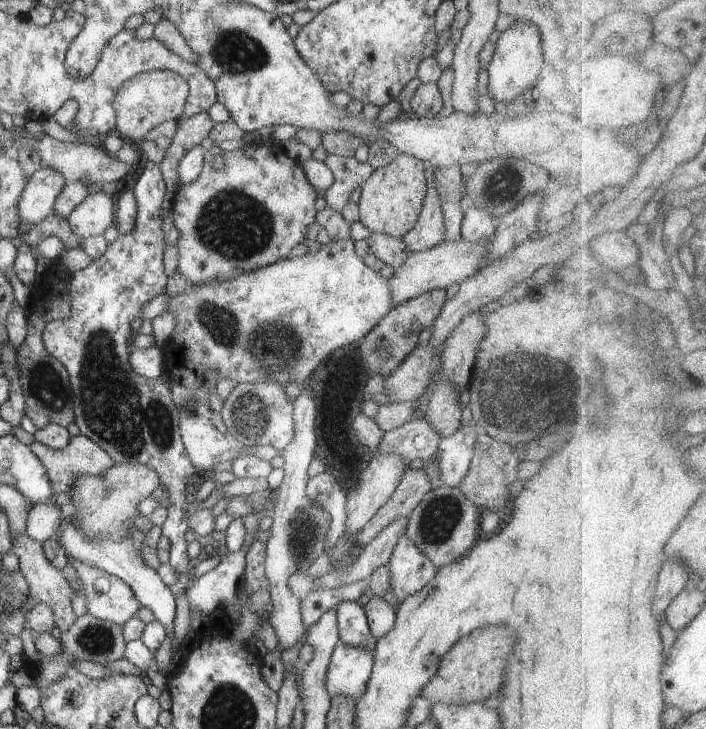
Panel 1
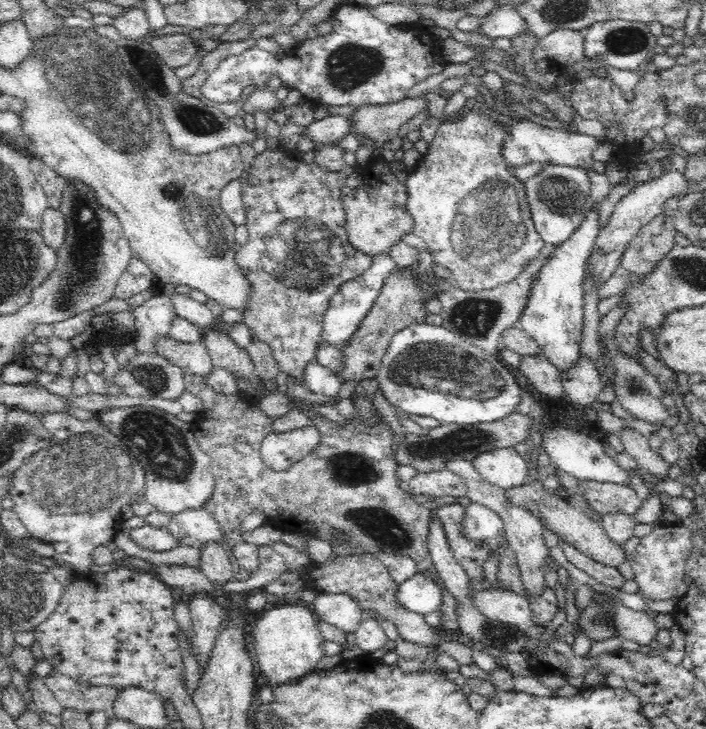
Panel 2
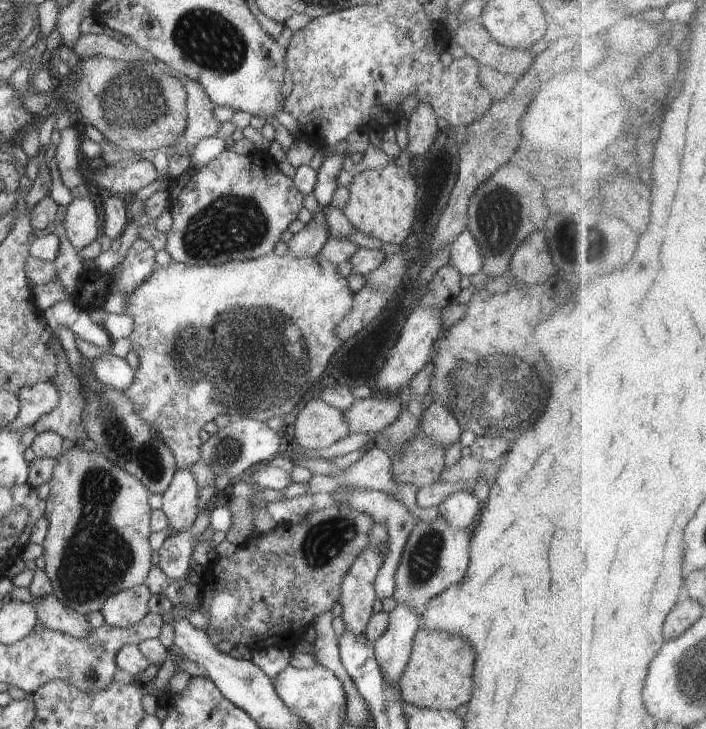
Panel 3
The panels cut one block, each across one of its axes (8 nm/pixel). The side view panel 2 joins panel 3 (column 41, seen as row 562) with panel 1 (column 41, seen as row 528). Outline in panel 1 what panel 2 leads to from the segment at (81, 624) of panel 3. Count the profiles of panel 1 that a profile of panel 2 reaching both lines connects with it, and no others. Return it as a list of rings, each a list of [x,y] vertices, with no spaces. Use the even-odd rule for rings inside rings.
[[[30,536],[13,537],[12,554],[19,558],[19,570],[29,586],[28,596],[30,595],[37,603],[47,604],[54,611],[55,626],[58,626],[62,633],[66,632],[76,617],[71,603],[75,592],[70,583],[46,558],[41,542]]]

